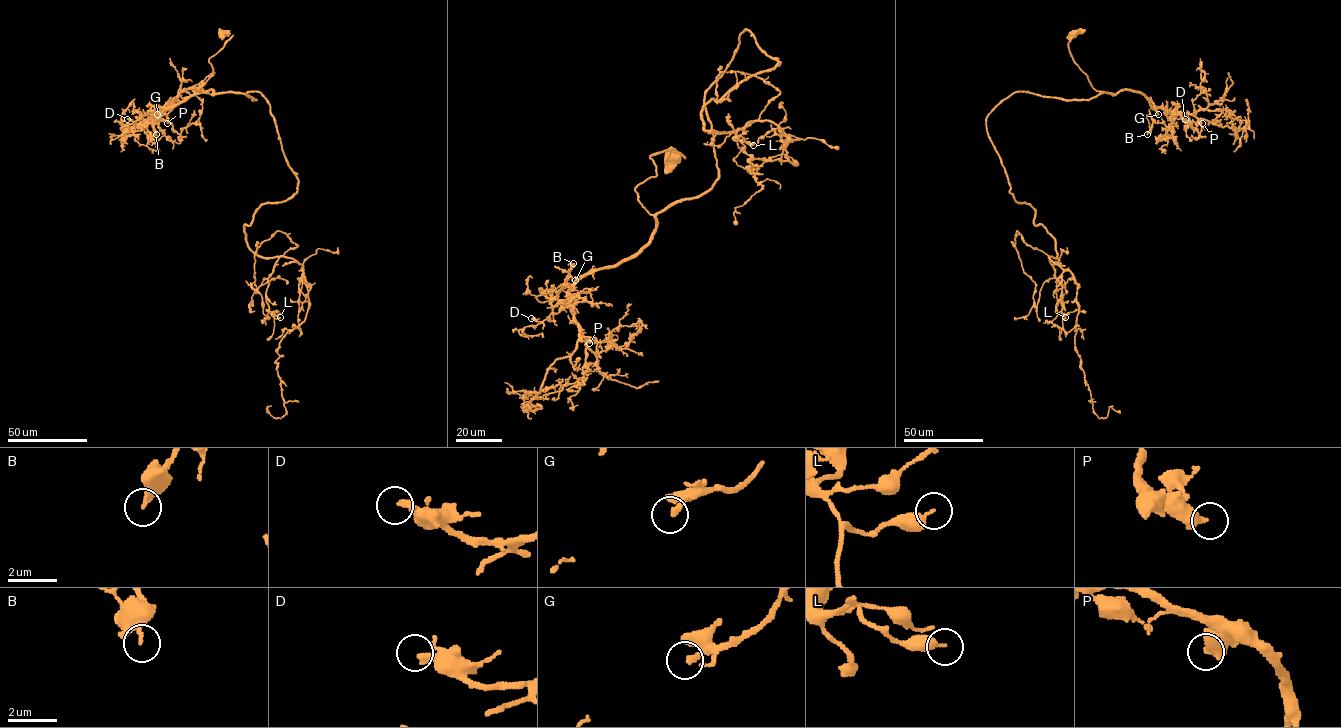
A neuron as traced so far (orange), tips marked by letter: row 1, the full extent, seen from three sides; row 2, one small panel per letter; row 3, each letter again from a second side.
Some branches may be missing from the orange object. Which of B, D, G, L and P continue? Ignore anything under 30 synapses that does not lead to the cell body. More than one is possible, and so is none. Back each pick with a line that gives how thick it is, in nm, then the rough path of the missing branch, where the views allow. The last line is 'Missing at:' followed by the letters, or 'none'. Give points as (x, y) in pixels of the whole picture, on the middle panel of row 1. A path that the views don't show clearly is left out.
D: calibre 180 nm; course (531, 318), (512, 309), (505, 292), (513, 287), (511, 284), (520, 271), (545, 277)
Missing at: D

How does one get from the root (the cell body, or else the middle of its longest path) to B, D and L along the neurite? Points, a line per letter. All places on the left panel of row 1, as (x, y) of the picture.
B: (223, 33), (231, 37), (198, 90), (213, 92), (155, 109), (145, 126), (156, 134)
D: (223, 33), (231, 37), (209, 59), (213, 74), (198, 90), (211, 94), (202, 91), (137, 120), (127, 119)
L: (223, 33), (198, 90), (258, 91), (298, 182), (244, 225), (253, 252), (279, 257), (266, 300), (280, 317)

